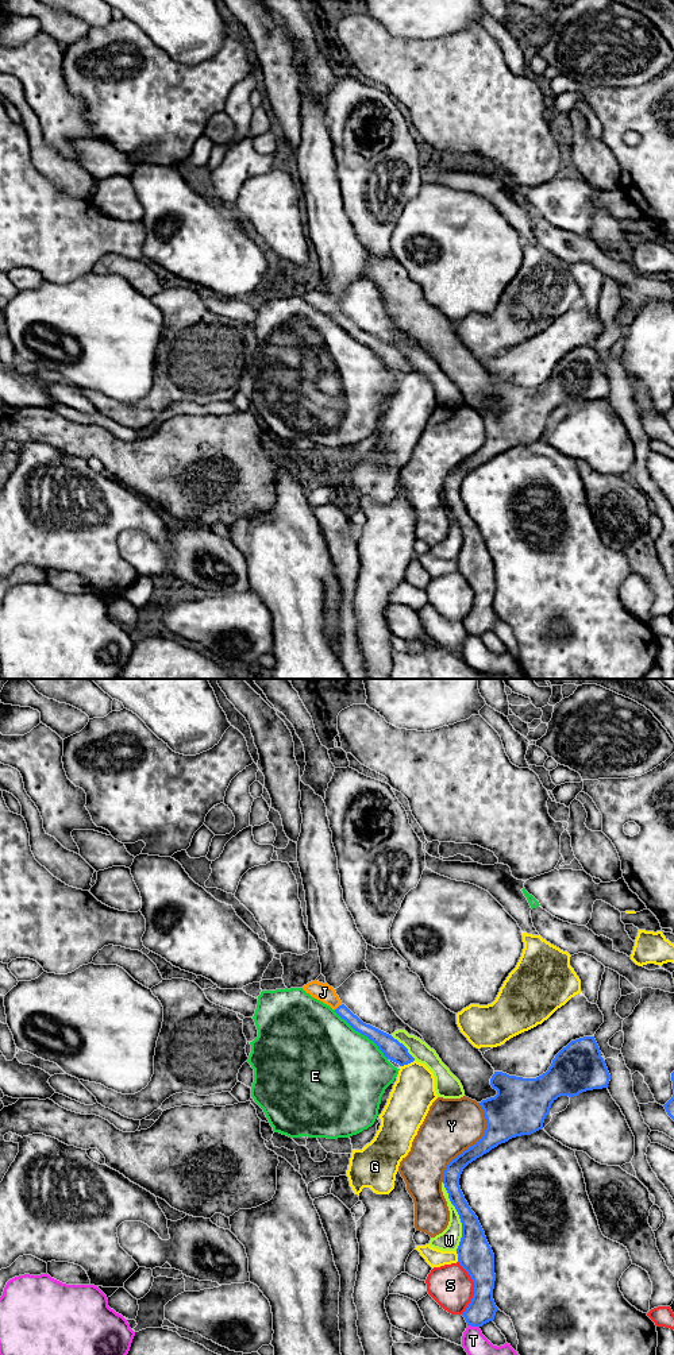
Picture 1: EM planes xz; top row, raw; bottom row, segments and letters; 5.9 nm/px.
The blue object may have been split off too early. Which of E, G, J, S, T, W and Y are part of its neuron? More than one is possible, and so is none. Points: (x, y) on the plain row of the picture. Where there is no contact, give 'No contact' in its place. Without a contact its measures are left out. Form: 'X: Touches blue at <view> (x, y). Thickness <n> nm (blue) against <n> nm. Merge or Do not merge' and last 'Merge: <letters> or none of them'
E: Touches blue at xz (362, 343). Thickness 120 nm (blue) against 500 nm. Do not merge
G: Touches blue at xz (407, 373). Thickness 120 nm (blue) against 260 nm. Do not merge
J: Touches blue at xz (338, 316). Thickness 70 nm (blue) against 110 nm. Merge
S: Touches blue at xz (474, 597). Thickness 200 nm (blue) against 260 nm. Do not merge
T: Touches blue at xz (473, 634). Thickness 160 nm (blue) against 150 nm. Do not merge
W: Touches blue at xz (459, 525). Thickness 200 nm (blue) against 130 nm. Do not merge
Y: Touches blue at xz (473, 454). Thickness 240 nm (blue) against 320 nm. Do not merge
Merge: J

